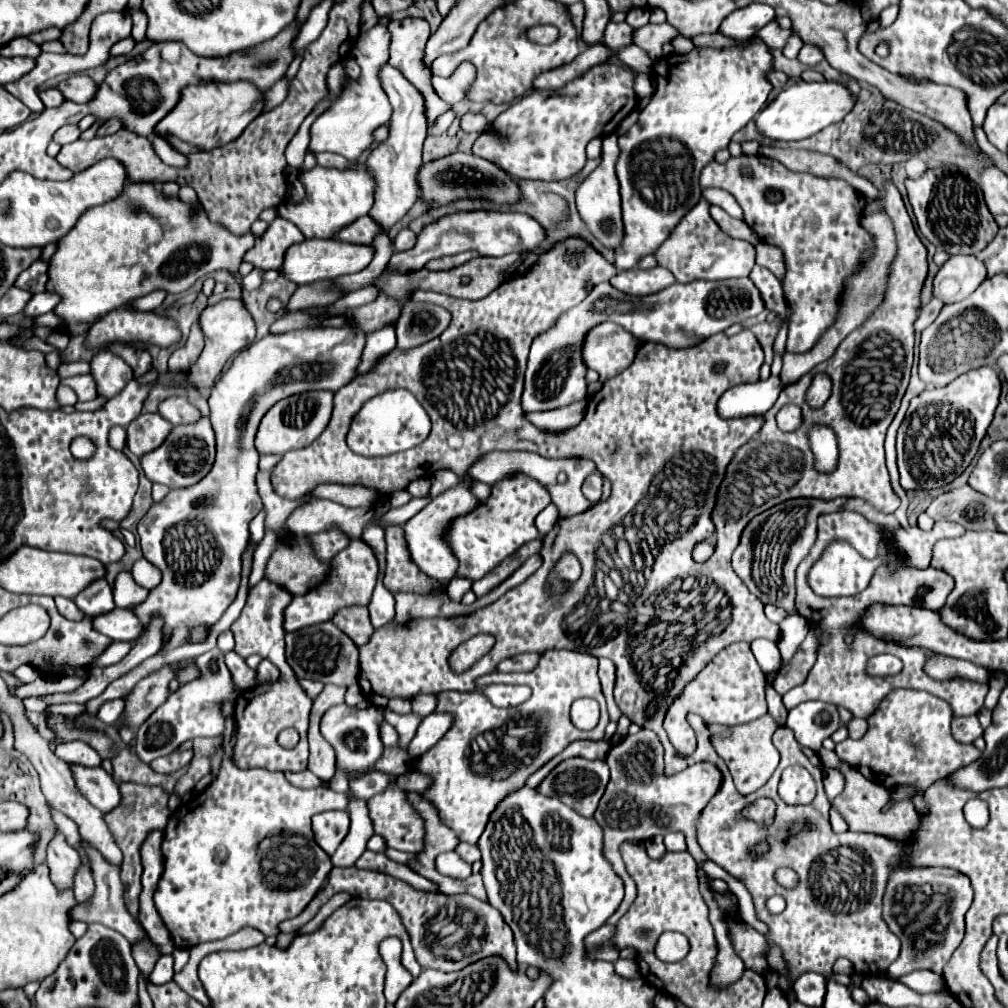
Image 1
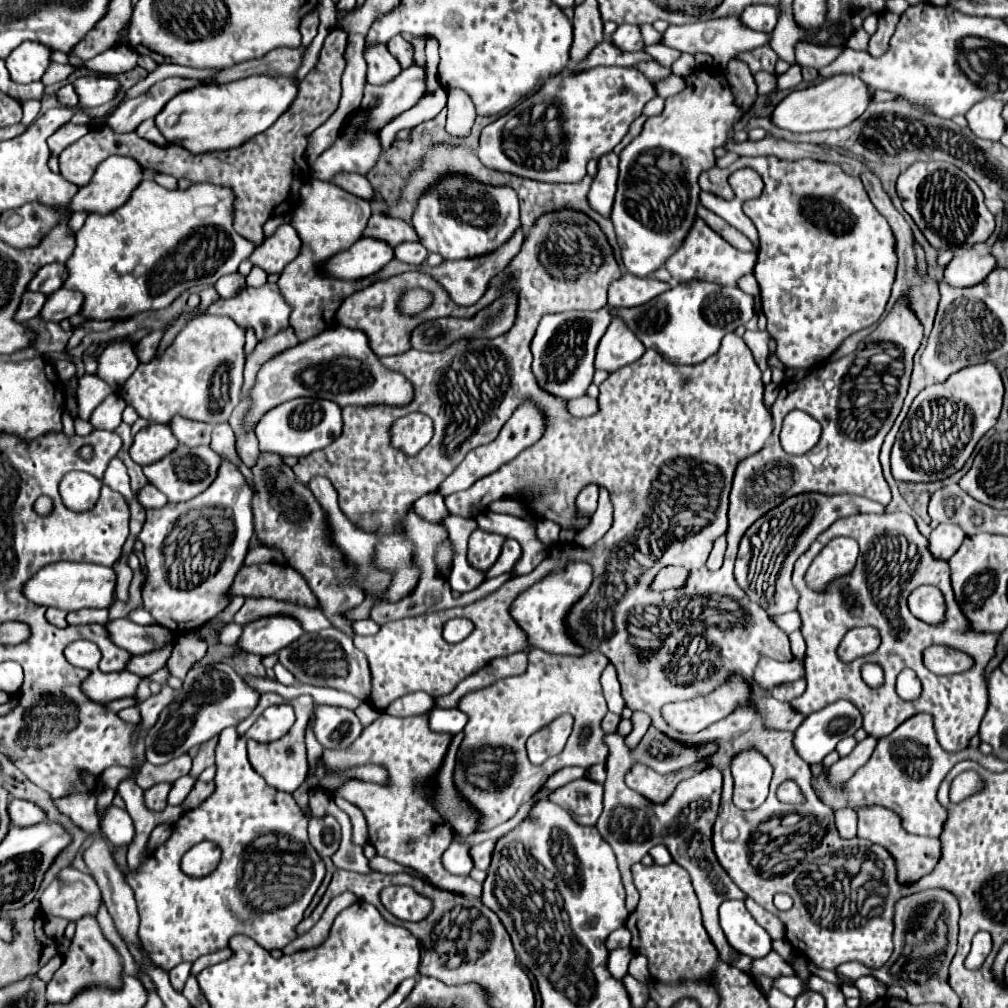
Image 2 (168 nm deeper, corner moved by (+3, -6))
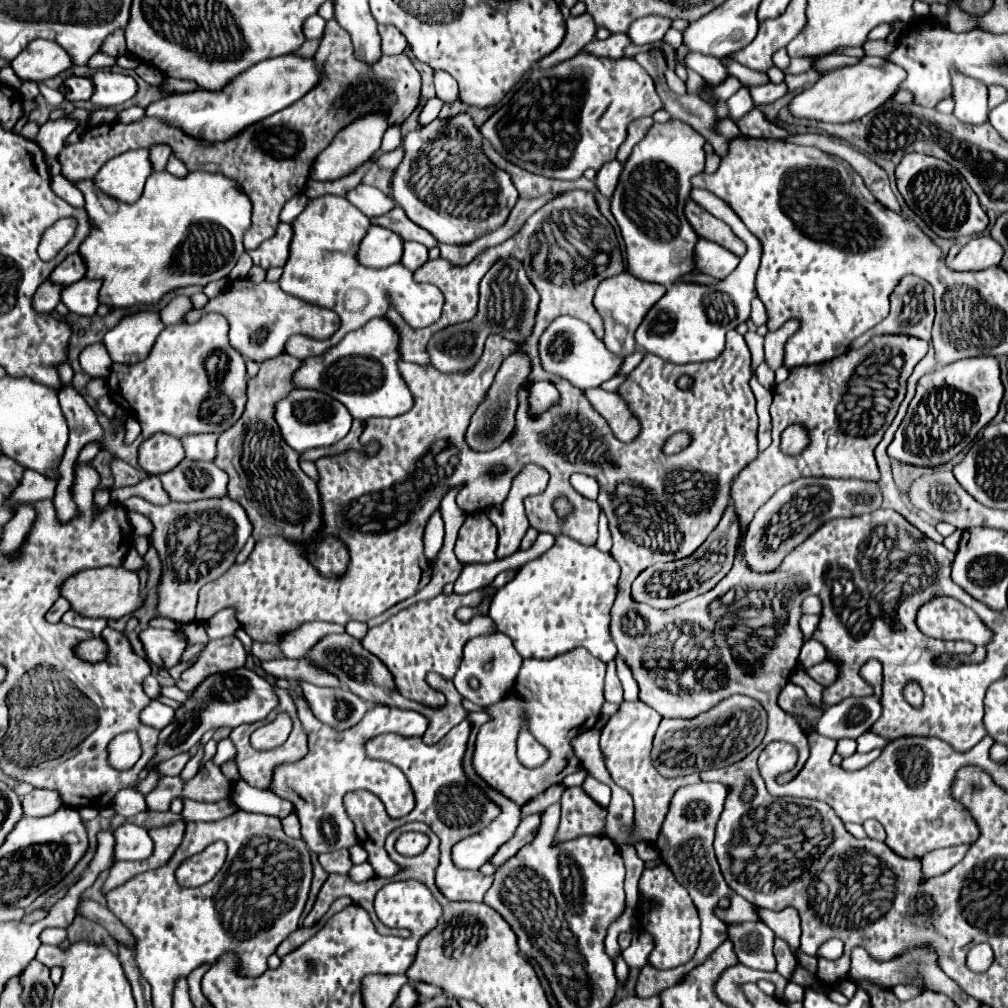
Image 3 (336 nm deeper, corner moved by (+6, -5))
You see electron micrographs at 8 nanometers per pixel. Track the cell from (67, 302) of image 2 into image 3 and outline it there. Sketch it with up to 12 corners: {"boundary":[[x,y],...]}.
{"boundary":[[82,278],[64,286],[70,312],[92,316],[102,280]]}

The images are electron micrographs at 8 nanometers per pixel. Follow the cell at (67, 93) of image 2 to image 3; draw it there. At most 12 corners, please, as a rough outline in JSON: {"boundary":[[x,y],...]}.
{"boundary":[[70,76],[60,92],[70,102],[90,100],[94,84],[90,78]]}

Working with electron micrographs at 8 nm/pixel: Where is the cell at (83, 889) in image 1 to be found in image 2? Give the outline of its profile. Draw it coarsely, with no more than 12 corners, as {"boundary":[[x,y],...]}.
{"boundary":[[85,915],[47,983],[47,1003],[123,985],[119,951]]}

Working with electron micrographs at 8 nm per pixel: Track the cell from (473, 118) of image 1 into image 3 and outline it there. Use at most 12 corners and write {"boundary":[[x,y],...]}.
{"boundary":[[434,70],[436,96],[444,102],[458,100],[458,84]]}

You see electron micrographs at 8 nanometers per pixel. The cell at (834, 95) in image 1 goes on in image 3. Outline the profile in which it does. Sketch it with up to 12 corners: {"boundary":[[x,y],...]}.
{"boundary":[[864,56],[792,102],[794,116],[852,122],[888,102],[906,72]]}

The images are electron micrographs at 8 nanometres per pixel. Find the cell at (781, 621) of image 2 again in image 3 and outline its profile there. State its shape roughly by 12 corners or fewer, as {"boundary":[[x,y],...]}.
{"boundary":[[804,614],[800,628],[806,638],[816,632],[818,616]]}

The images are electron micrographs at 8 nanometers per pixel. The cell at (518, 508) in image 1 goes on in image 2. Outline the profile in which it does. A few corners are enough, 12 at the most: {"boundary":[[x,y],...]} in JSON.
{"boundary":[[475,529],[469,535],[467,561],[489,571],[506,537]]}

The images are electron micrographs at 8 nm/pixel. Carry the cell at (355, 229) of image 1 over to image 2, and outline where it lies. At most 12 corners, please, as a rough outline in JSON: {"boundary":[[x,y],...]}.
{"boundary":[[375,211],[363,237],[375,237],[391,247],[417,241],[417,233],[401,219]]}

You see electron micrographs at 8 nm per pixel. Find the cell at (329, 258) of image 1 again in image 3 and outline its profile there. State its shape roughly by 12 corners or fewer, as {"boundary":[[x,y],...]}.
{"boundary":[[372,224],[358,260],[368,268],[392,266],[402,258],[404,240]]}

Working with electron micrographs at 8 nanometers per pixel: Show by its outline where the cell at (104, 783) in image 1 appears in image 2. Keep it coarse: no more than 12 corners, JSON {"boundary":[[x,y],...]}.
{"boundary":[[115,805],[101,813],[101,831],[115,847],[135,835],[131,815]]}

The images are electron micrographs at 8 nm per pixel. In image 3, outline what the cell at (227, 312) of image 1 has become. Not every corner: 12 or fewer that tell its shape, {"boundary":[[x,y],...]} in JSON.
{"boundary":[[228,320],[168,326],[114,364],[142,438],[222,434],[246,406]]}

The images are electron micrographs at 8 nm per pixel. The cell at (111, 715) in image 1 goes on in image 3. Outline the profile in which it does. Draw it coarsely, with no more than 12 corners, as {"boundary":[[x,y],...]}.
{"boundary":[[152,700],[142,710],[142,722],[166,728],[174,708]]}

